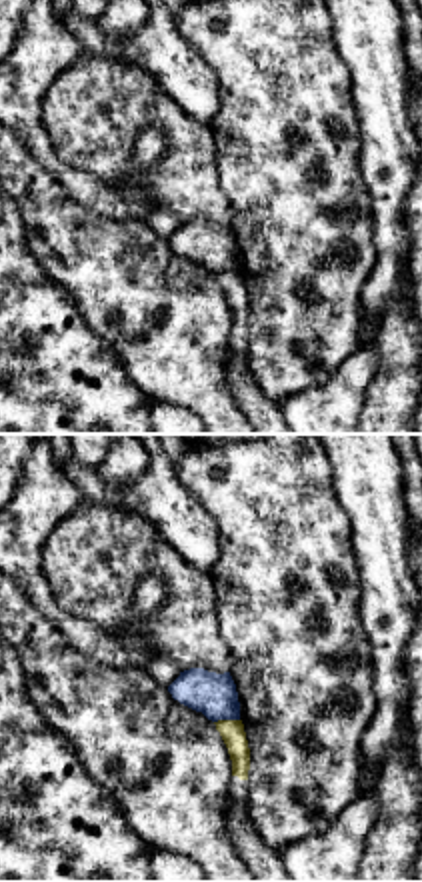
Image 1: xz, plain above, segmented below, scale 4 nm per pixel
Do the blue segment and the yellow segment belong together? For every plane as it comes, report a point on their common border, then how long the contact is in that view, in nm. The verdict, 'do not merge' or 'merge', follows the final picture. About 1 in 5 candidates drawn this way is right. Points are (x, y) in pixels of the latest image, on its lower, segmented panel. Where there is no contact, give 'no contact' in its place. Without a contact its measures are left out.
contact (226, 718); length 110 nm

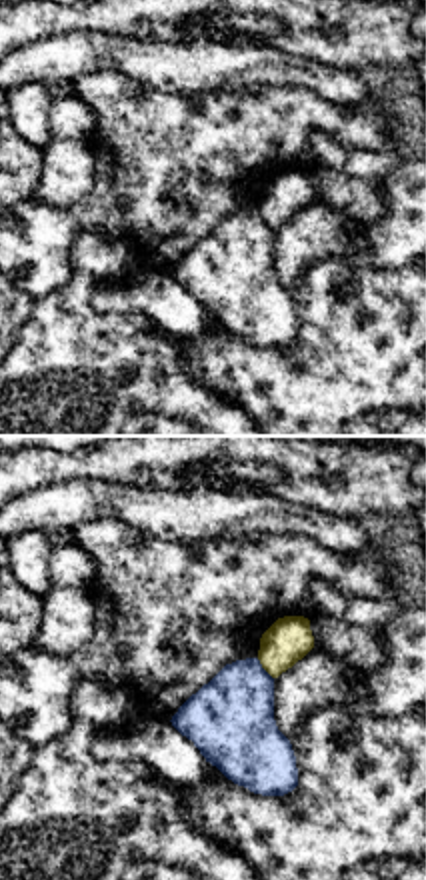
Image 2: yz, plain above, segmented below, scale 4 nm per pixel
contact (262, 668); length 110 nm

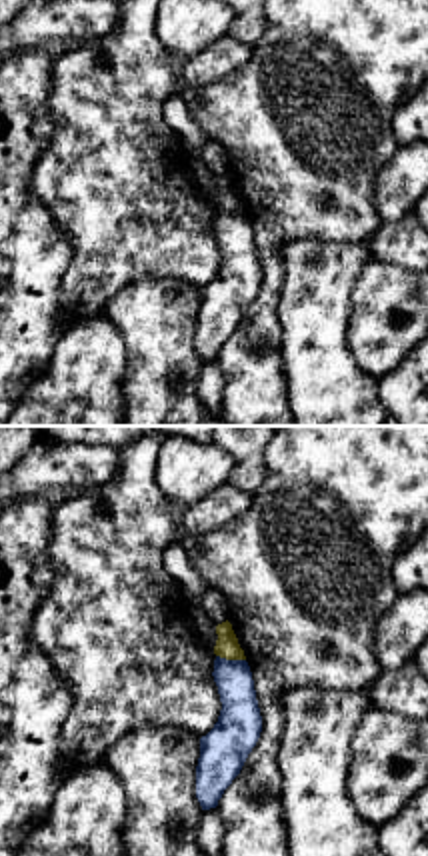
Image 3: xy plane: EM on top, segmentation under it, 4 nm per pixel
contact (230, 660); length 120 nm

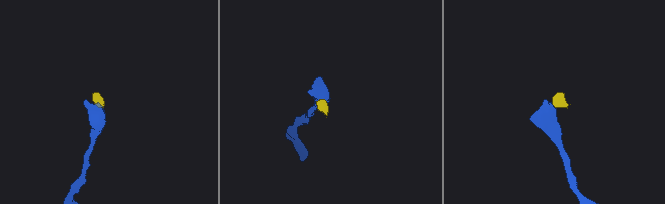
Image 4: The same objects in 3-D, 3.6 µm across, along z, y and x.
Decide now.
do not merge

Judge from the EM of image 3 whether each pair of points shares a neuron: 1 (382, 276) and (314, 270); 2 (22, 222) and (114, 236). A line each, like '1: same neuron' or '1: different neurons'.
1: different neurons
2: different neurons

